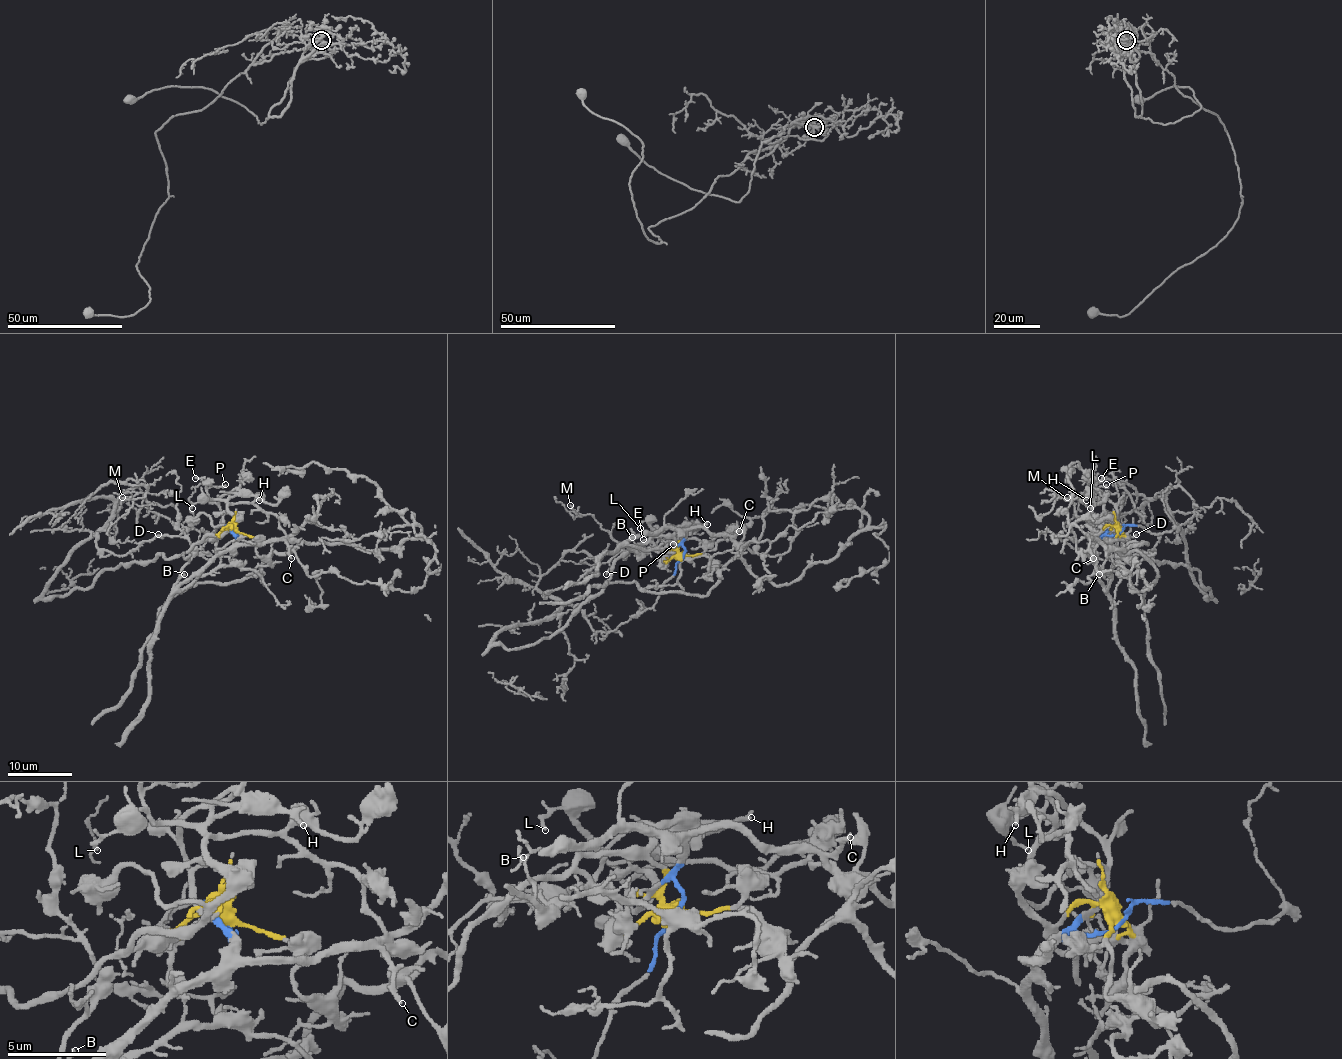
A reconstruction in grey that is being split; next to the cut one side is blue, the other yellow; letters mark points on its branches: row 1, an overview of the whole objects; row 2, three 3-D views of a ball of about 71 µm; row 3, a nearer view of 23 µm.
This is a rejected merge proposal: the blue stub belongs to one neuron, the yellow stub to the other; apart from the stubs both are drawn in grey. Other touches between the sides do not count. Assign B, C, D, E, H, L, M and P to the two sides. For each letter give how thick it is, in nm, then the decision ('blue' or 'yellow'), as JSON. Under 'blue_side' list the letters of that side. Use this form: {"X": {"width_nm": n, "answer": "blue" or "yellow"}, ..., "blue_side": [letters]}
{"B": {"width_nm": 130, "answer": "blue"}, "C": {"width_nm": 180, "answer": "blue"}, "D": {"width_nm": 130, "answer": "blue"}, "E": {"width_nm": 150, "answer": "yellow"}, "H": {"width_nm": 240, "answer": "yellow"}, "L": {"width_nm": 180, "answer": "yellow"}, "M": {"width_nm": 120, "answer": "blue"}, "P": {"width_nm": 170, "answer": "yellow"}, "blue_side": ["B", "C", "D", "M"]}

